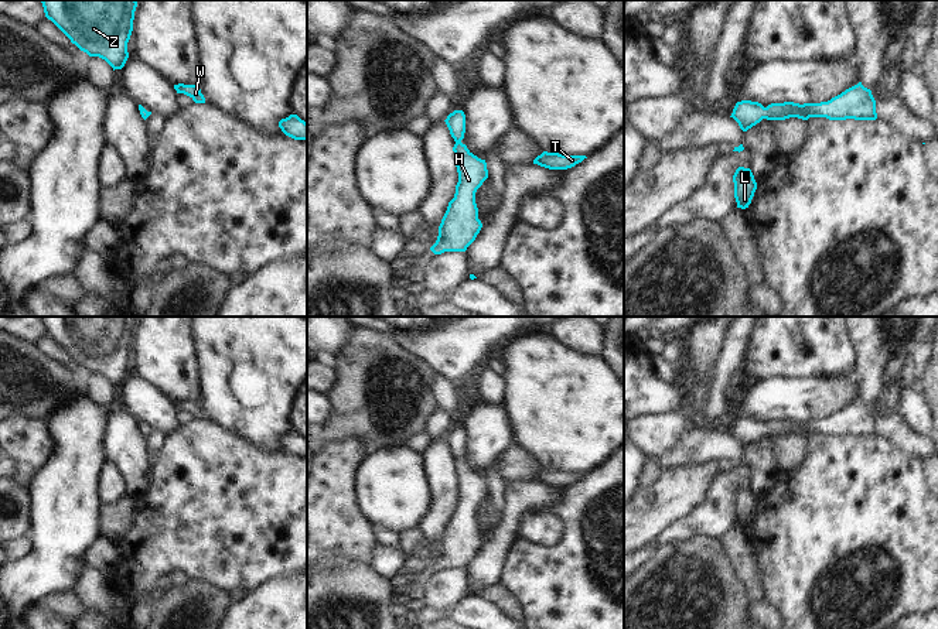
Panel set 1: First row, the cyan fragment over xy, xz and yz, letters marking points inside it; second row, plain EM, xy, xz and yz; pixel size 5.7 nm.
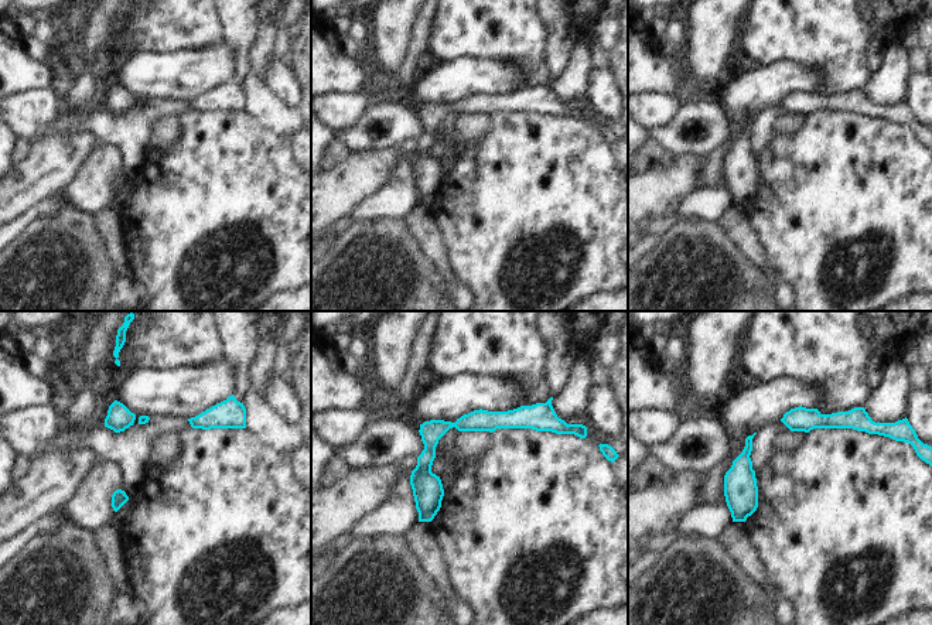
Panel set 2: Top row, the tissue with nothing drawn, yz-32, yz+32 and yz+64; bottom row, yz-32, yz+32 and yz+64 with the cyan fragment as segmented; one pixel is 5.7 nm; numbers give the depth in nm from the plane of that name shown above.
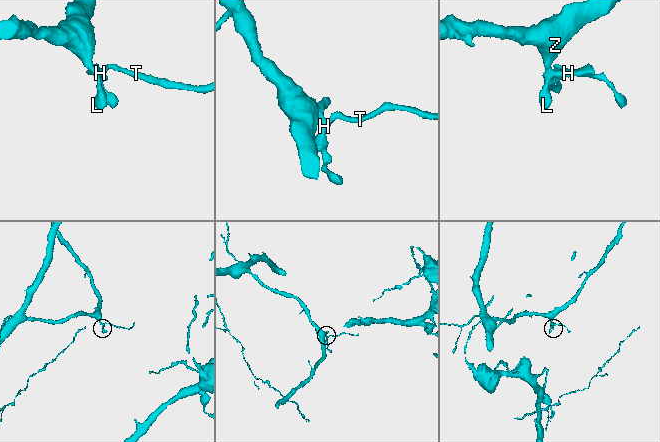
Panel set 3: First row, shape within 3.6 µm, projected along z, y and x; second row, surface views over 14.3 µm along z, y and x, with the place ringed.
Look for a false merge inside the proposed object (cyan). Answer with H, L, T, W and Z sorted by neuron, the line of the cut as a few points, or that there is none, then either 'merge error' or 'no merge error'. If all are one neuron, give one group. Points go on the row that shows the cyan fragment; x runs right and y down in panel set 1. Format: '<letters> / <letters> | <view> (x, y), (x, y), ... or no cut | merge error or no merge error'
H L T W Z | no cut | no merge error

